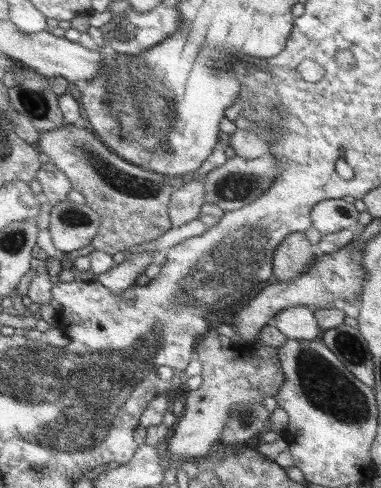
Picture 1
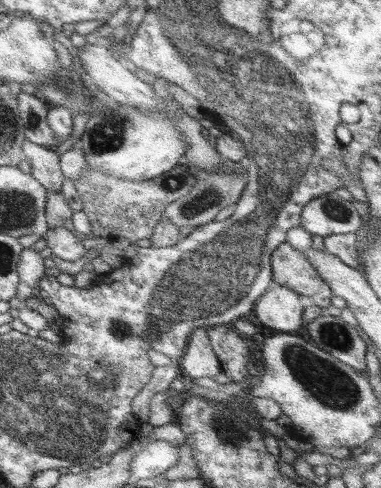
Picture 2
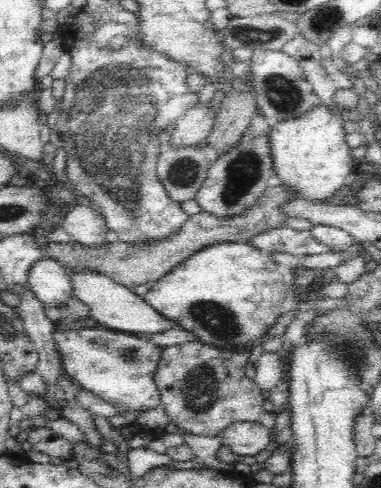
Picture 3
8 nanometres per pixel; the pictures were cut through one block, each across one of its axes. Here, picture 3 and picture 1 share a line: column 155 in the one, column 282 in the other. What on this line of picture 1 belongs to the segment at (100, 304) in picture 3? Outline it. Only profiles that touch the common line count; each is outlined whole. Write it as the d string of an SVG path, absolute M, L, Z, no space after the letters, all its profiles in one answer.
M291 306L289 310L279 310L265 326L273 326L285 340L303 340L303 342L317 342L321 330L313 320L313 310L305 306Z

